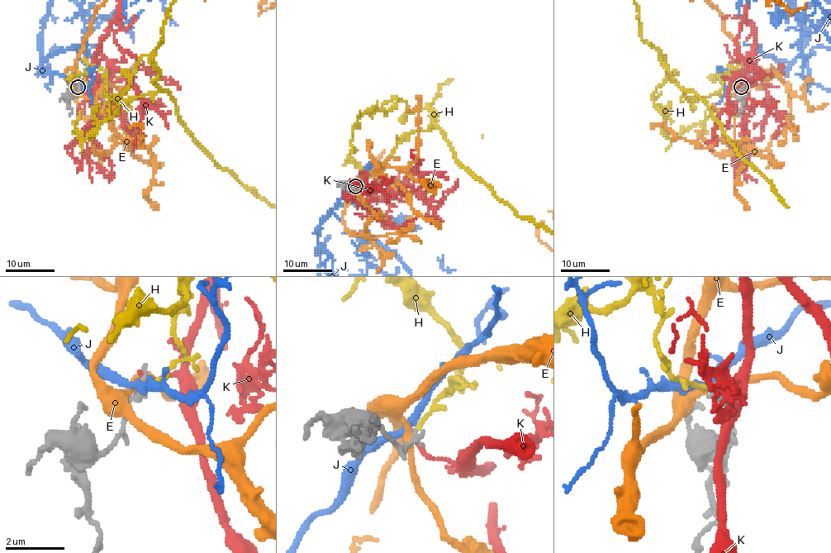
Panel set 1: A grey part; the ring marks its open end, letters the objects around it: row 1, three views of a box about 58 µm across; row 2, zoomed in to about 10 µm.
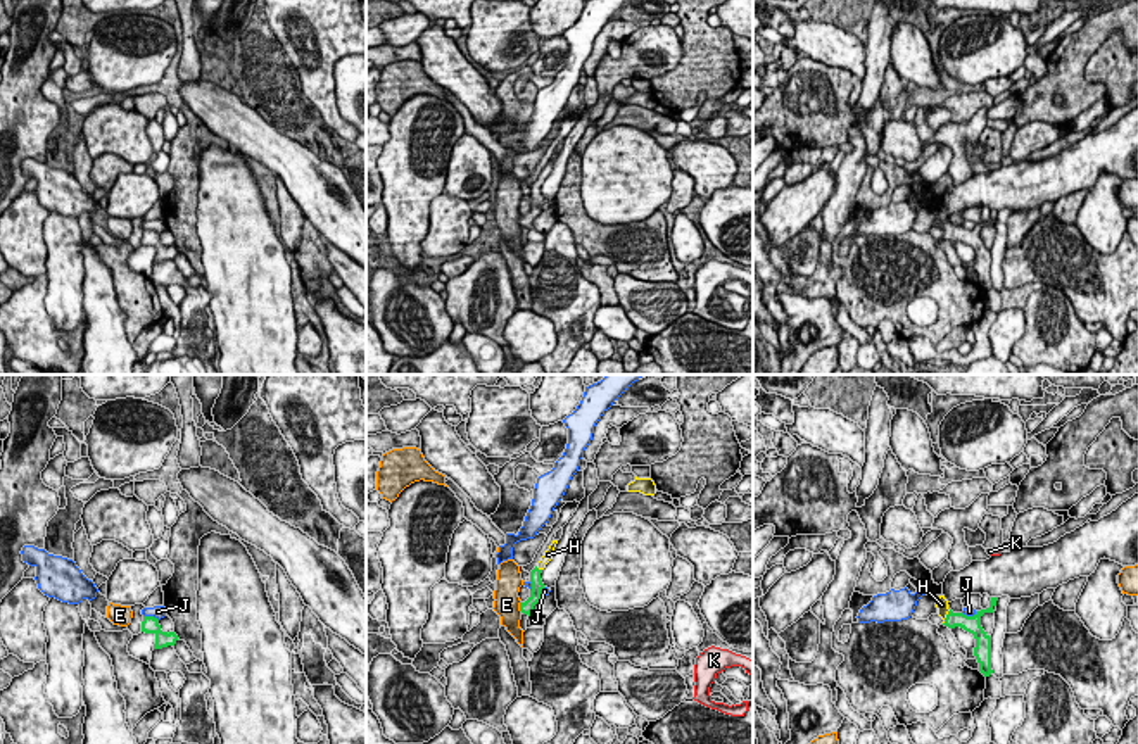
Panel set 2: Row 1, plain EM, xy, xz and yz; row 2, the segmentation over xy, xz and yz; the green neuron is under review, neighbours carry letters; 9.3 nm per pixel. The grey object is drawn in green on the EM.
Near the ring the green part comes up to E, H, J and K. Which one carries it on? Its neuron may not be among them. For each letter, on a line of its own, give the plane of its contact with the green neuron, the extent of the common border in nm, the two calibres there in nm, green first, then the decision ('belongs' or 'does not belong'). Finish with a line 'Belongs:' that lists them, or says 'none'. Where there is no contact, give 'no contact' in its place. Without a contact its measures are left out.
E: xz | 110 nm | 120/240 nm | does not belong
H: yz | 120 nm | 160/120 nm | belongs
J: xy | 150 nm | 160/130 nm | does not belong
K: no contact | does not belong
Belongs: H

